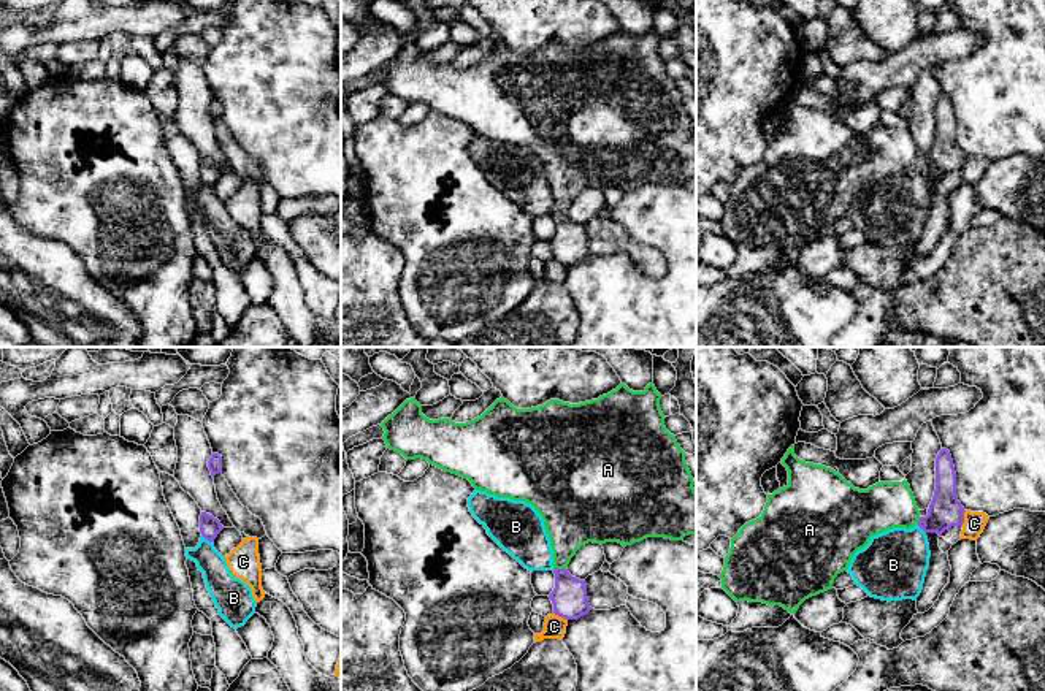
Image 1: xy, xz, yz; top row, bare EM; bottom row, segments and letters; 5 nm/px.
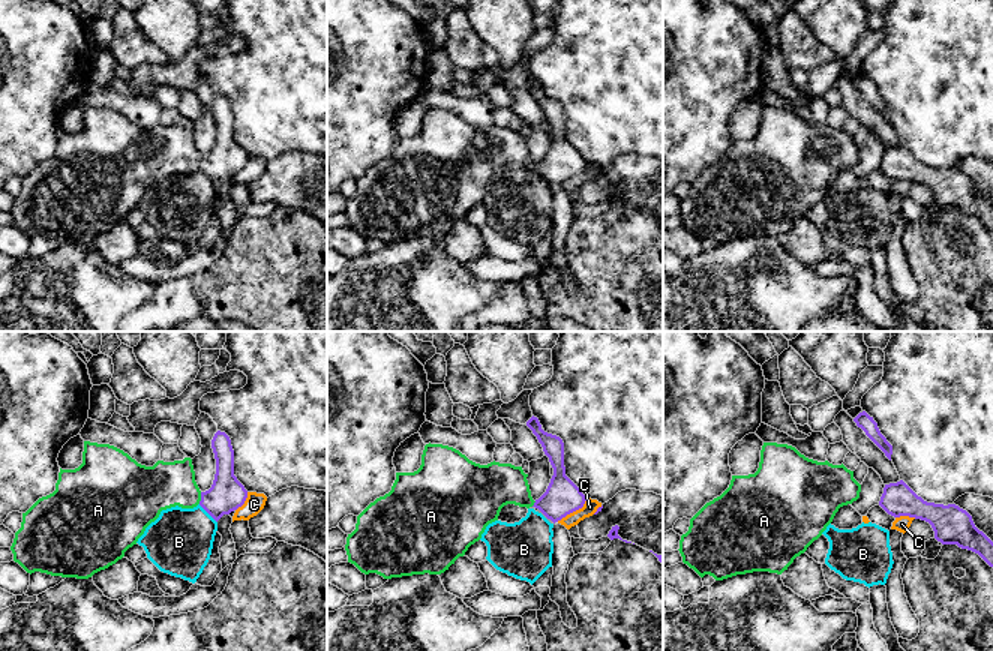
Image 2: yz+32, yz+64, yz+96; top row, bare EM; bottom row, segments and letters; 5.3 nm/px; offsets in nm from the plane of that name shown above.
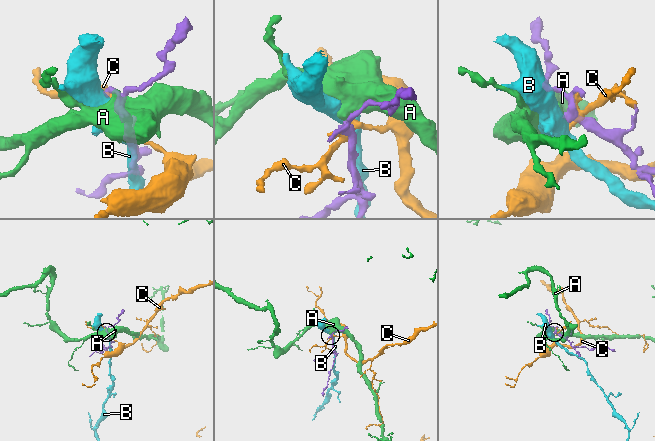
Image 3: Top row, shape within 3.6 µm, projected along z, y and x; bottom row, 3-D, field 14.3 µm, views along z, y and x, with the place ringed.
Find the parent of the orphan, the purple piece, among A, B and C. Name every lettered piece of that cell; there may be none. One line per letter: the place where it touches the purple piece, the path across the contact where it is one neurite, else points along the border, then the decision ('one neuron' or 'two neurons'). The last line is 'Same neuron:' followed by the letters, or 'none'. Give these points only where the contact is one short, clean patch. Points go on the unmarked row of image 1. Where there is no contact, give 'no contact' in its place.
A: meets purple in xz at (560, 214); runs through xz (570, 244), (570, 236), (560, 214), (571, 167); one neuron
B: meets purple in xy at (206, 184); border along xy (202, 179), (211, 187); two neurons
C: meets purple in yz at (963, 164); two neurons
Same neuron: A

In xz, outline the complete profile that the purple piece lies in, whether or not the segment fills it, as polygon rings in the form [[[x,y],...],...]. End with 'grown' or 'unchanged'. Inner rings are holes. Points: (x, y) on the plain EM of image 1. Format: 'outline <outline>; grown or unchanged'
outline [[[653,27],[644,36],[633,36],[625,29],[598,44],[569,49],[550,44],[531,54],[517,54],[507,44],[496,44],[480,62],[455,68],[450,63],[430,65],[422,59],[415,43],[406,44],[381,71],[387,94],[401,98],[406,105],[422,103],[430,109],[468,124],[476,135],[498,143],[525,146],[544,165],[553,197],[555,233],[549,239],[553,258],[565,265],[587,260],[591,252],[587,242],[585,225],[568,217],[576,197],[588,189],[618,187],[623,192],[647,182],[682,185],[696,179],[696,135],[685,106],[685,97],[664,71],[660,54],[661,40]]]; grown

